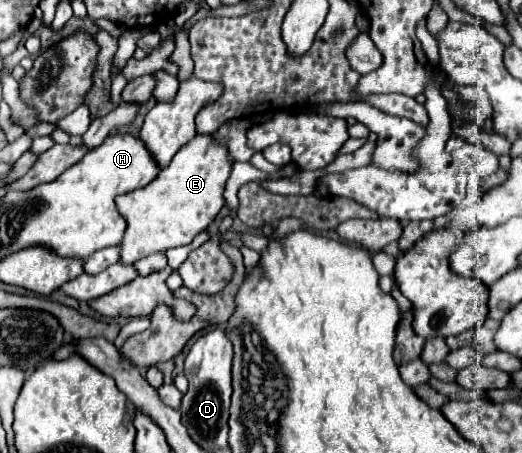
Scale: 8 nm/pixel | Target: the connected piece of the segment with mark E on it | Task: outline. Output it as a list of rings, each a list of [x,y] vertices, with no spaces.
[[[198,134],[176,152],[168,168],[164,168],[148,186],[120,194],[116,204],[128,224],[120,244],[120,262],[130,266],[148,254],[186,246],[196,234],[206,230],[224,206],[224,186],[234,162],[226,144],[212,140],[212,136]]]

